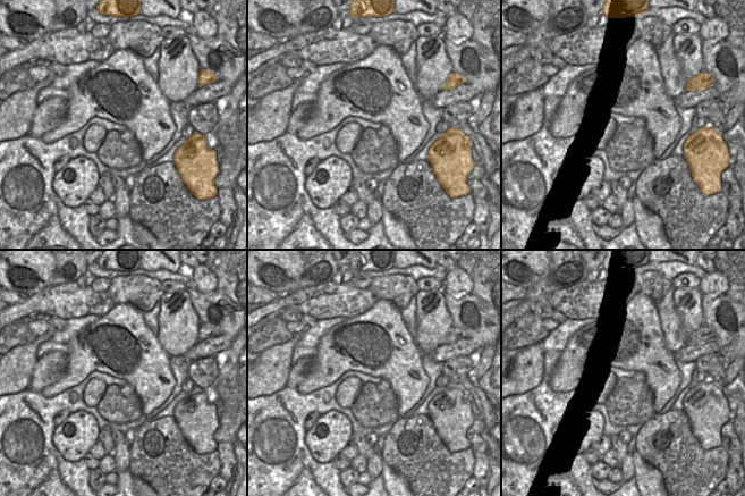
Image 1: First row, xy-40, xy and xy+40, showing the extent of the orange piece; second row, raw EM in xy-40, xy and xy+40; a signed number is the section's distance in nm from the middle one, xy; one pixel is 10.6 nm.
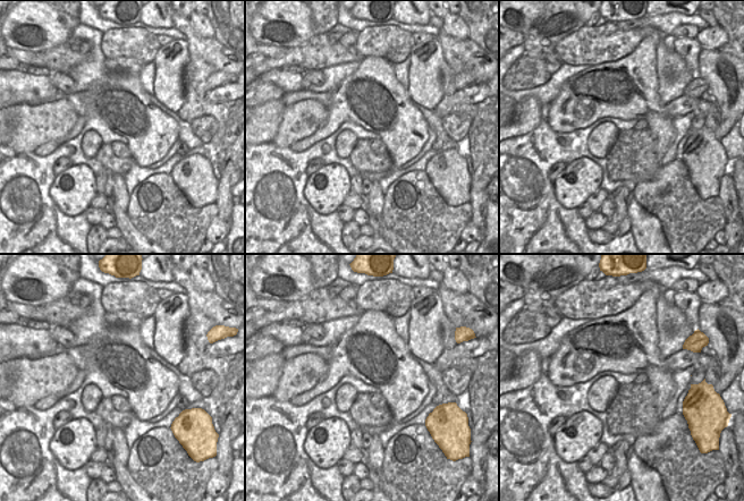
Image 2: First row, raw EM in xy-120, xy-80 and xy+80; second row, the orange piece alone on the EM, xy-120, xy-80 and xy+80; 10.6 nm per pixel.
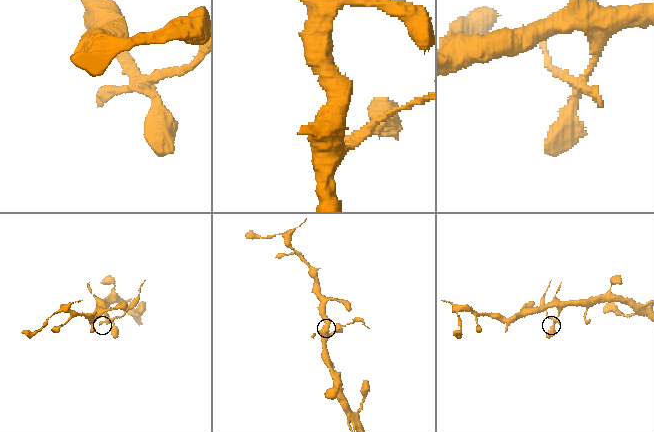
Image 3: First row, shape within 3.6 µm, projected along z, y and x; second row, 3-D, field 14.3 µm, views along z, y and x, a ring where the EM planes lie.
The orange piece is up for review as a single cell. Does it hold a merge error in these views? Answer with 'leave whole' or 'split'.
split

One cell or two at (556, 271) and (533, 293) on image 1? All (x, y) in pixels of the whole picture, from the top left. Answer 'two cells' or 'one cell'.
one cell

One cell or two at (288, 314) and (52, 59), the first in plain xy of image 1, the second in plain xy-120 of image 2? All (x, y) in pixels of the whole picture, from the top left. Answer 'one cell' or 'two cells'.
two cells

